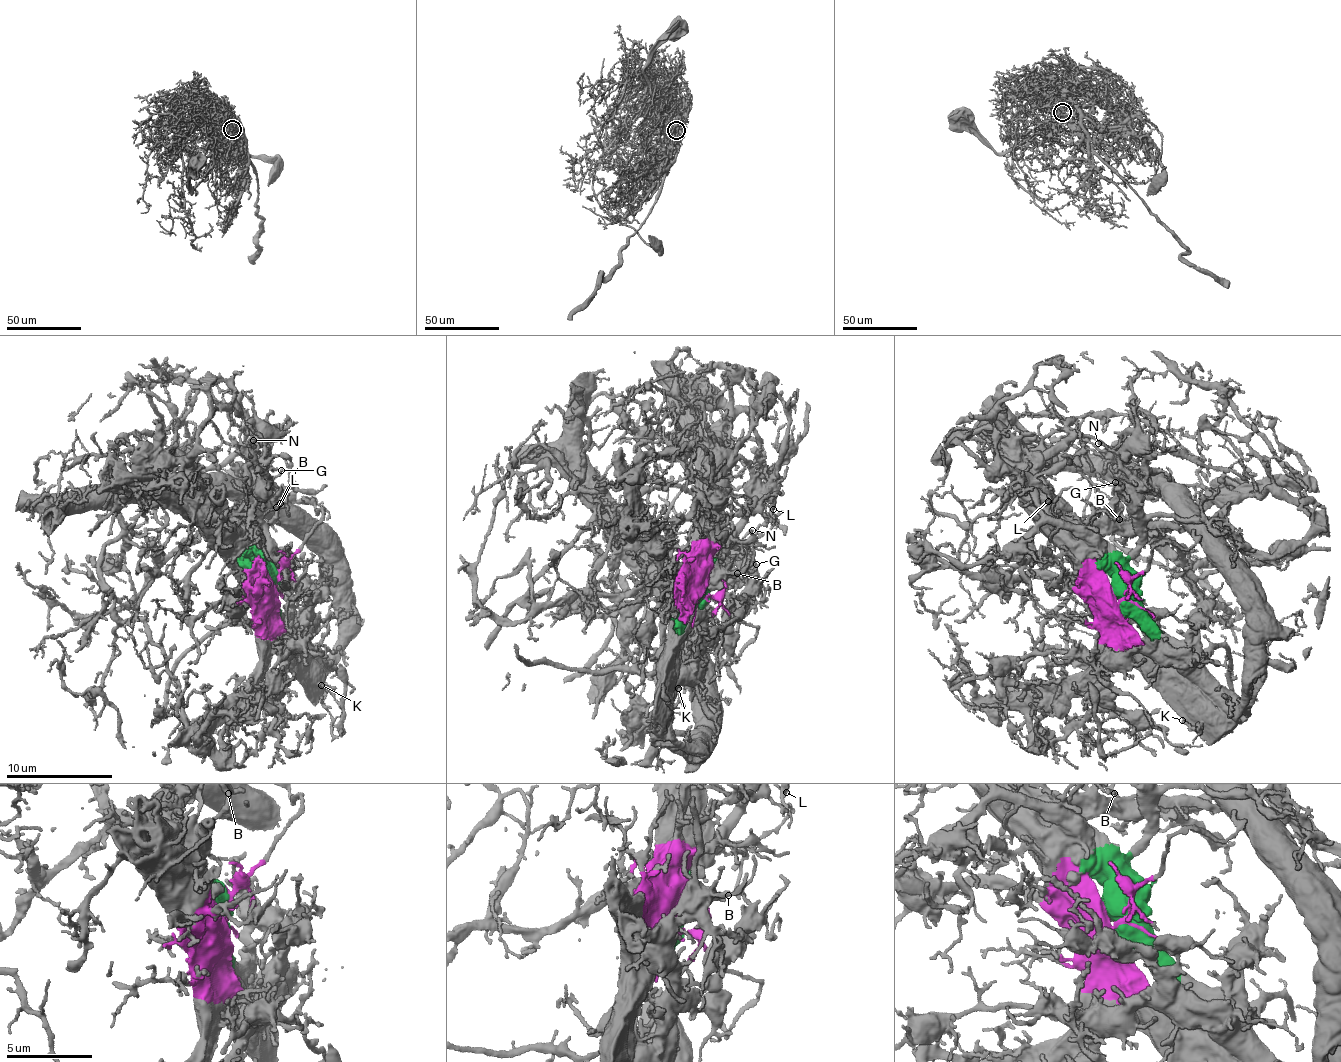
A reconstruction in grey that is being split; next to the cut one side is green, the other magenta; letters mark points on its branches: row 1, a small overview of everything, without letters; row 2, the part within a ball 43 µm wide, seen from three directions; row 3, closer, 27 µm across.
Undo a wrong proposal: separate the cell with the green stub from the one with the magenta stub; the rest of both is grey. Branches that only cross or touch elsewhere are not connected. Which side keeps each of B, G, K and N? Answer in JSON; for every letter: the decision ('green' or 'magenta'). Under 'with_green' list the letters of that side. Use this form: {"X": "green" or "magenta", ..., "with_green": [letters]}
{"B": "green", "G": "green", "K": "magenta", "N": "green", "with_green": ["B", "G", "N"]}

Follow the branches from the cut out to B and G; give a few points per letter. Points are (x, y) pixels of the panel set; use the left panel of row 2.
B: (272, 588), (271, 573), (257, 548), (267, 526), (277, 512), (274, 505), (278, 503), (277, 508)
G: (272, 588), (269, 568), (244, 547), (242, 519), (247, 504), (281, 470)

